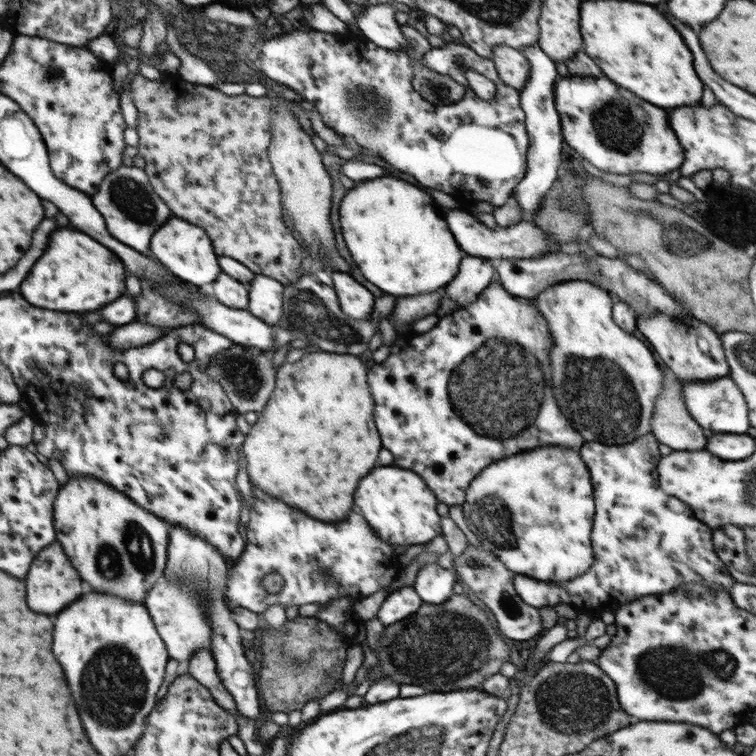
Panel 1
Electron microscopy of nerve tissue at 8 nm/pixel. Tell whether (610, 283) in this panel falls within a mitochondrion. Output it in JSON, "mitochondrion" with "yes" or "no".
{"mitochondrion":"no"}

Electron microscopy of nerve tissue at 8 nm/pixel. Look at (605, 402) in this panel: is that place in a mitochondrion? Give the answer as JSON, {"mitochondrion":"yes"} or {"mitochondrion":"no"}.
{"mitochondrion":"yes"}

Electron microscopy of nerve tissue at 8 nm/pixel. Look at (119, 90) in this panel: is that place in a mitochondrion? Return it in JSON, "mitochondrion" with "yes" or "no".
{"mitochondrion":"no"}

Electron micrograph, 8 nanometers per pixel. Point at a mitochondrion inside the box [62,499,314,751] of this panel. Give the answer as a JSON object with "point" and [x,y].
{"point":[113,685]}

